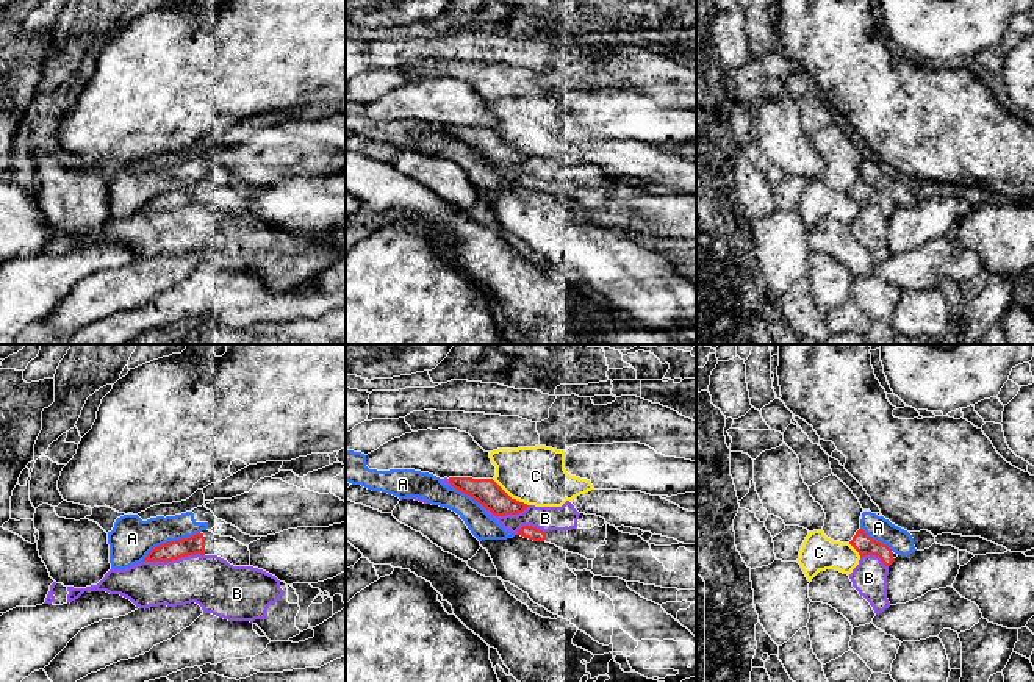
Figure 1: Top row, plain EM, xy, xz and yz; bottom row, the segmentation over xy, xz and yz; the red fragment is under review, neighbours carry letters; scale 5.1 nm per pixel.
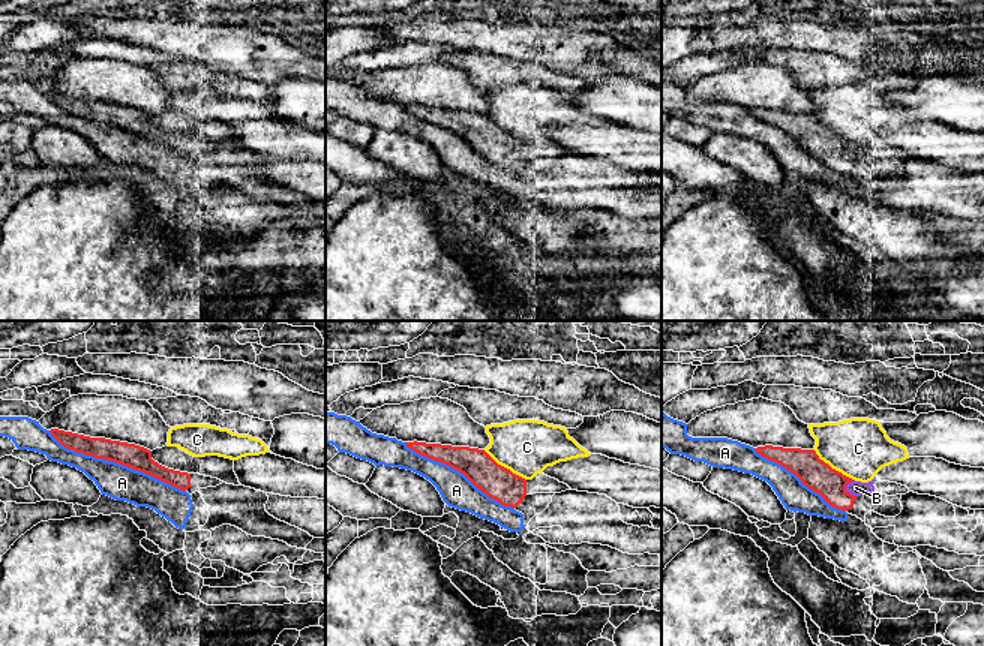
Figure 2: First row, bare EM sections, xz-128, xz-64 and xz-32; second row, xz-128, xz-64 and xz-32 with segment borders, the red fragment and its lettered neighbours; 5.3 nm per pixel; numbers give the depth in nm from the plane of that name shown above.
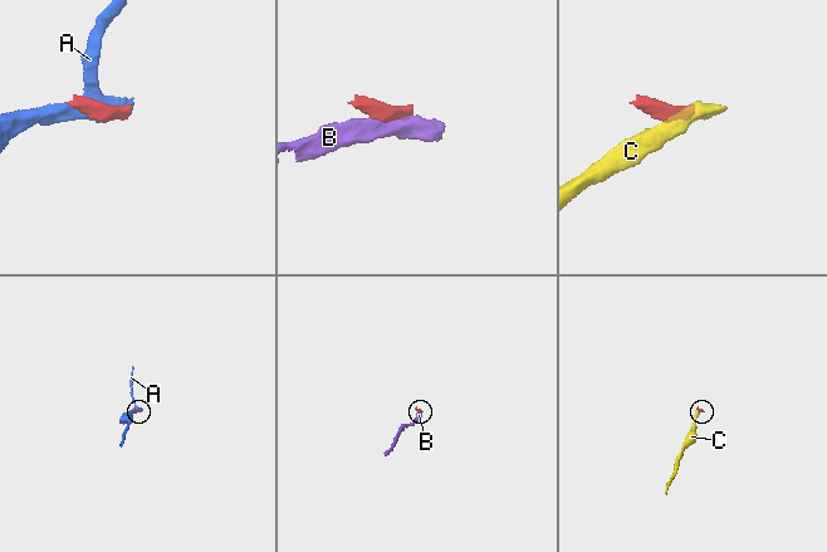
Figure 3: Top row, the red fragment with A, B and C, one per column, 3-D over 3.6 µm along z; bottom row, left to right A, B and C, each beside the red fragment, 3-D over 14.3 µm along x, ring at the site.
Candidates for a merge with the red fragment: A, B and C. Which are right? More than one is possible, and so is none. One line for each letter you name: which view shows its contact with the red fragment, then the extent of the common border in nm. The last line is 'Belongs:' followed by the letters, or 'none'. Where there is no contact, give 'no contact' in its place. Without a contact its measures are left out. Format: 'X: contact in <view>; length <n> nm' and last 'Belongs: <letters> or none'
Belongs: none

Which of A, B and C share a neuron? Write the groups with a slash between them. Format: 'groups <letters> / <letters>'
groups A / B / C

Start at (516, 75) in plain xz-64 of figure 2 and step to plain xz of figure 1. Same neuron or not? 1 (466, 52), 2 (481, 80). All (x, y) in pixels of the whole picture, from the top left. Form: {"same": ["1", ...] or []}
{"same": ["2"]}

